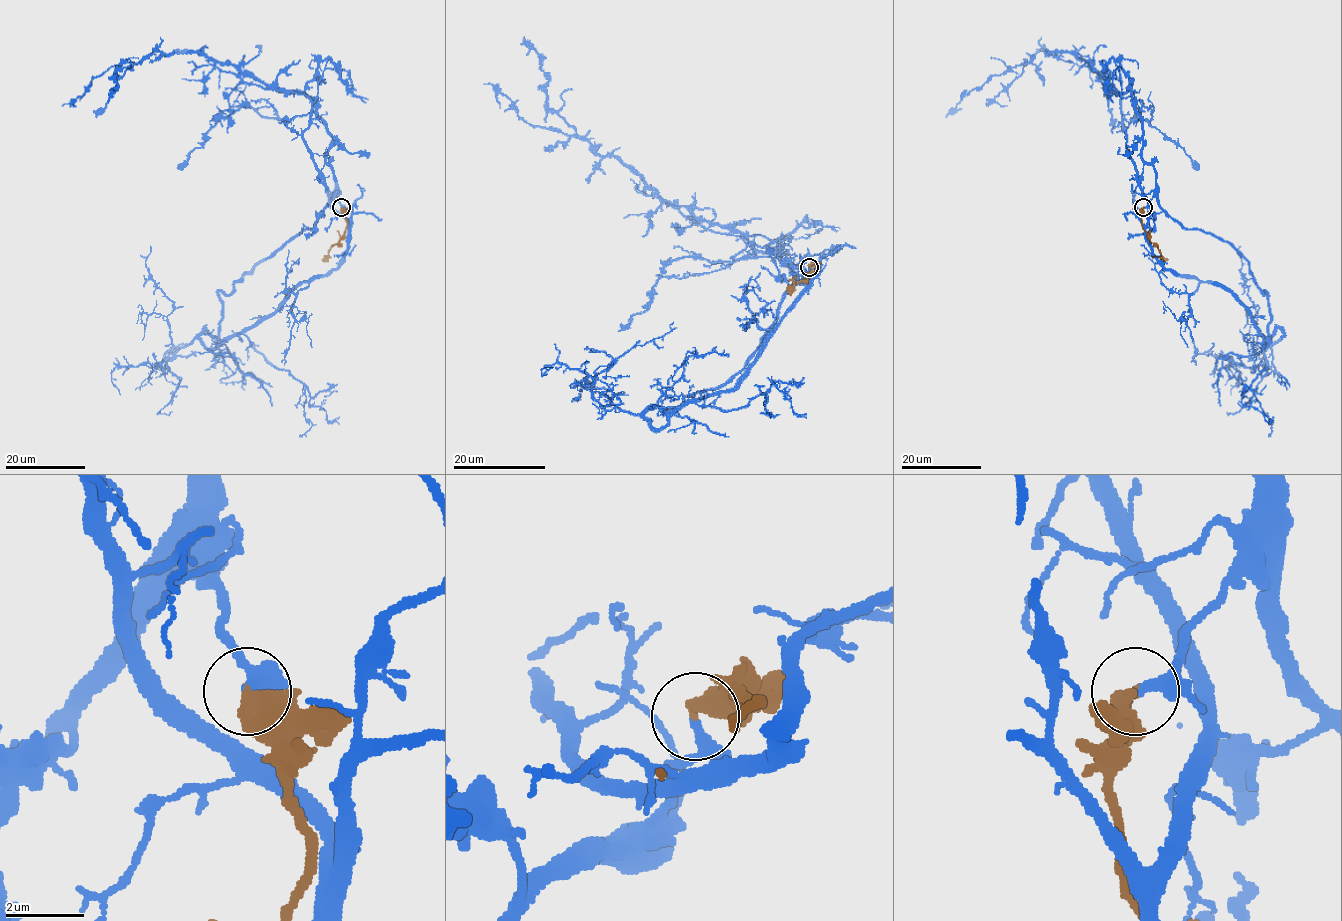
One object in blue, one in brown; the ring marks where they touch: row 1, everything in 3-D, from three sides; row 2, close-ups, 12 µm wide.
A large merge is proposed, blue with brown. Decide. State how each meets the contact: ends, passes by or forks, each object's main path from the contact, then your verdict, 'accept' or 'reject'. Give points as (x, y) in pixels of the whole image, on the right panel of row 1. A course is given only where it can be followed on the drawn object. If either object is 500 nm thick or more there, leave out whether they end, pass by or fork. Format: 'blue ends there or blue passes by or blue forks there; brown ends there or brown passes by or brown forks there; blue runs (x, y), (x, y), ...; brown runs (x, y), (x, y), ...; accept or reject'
blue passes by; brown ends there; blue runs (1143, 208), (1157, 197), (1185, 228), (1228, 241), (1266, 292), (1270, 343), (1255, 367), (1211, 352), (1191, 362); brown runs (1143, 208), (1142, 229), (1161, 253), (1160, 257), (1152, 257); accept

